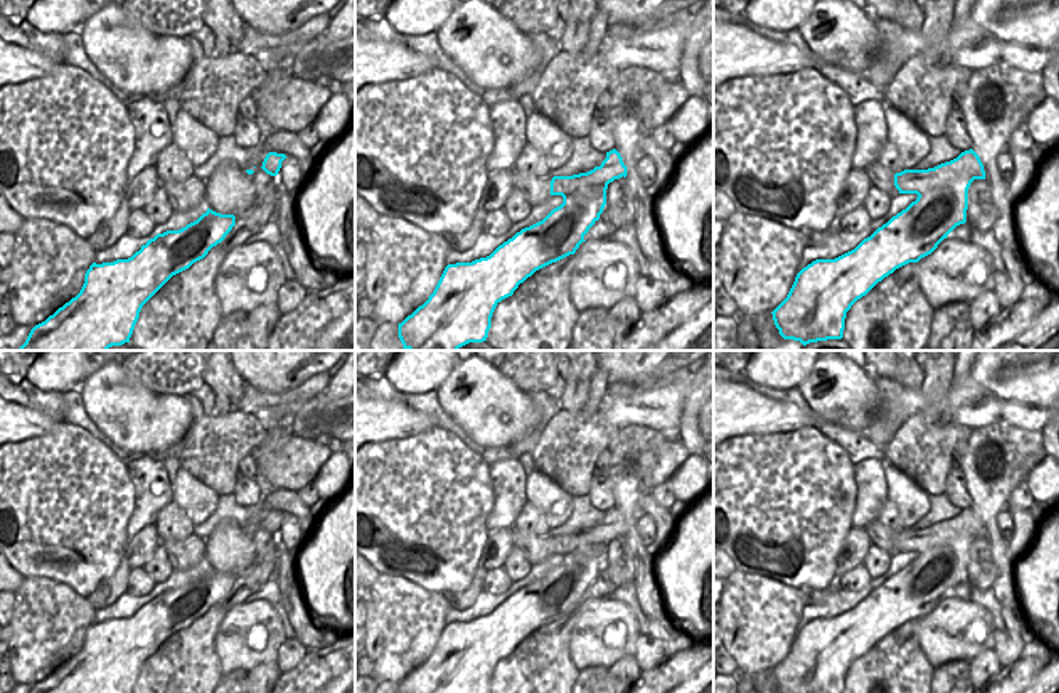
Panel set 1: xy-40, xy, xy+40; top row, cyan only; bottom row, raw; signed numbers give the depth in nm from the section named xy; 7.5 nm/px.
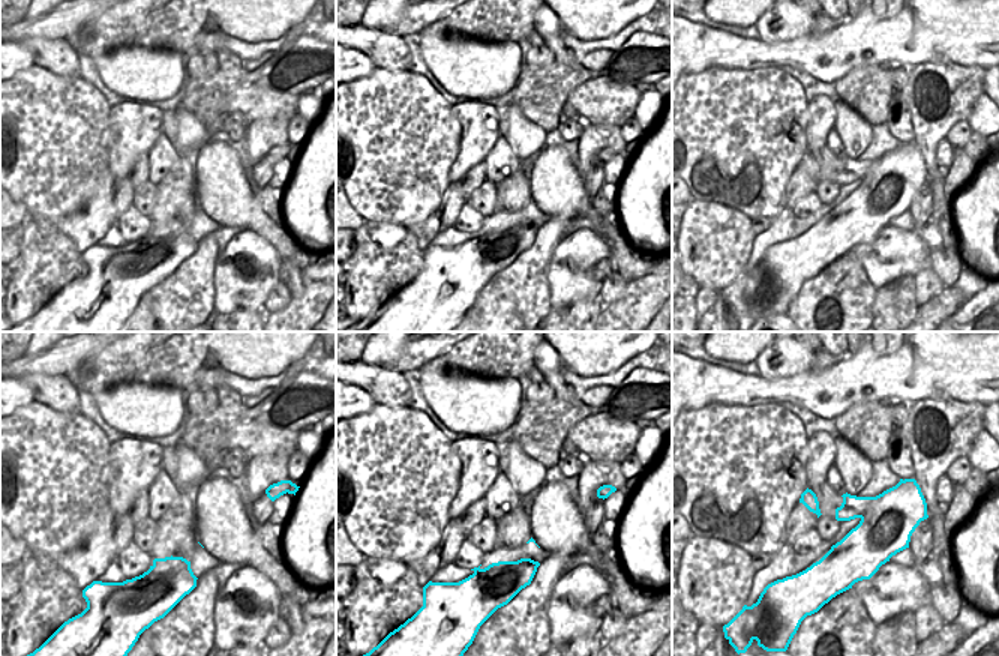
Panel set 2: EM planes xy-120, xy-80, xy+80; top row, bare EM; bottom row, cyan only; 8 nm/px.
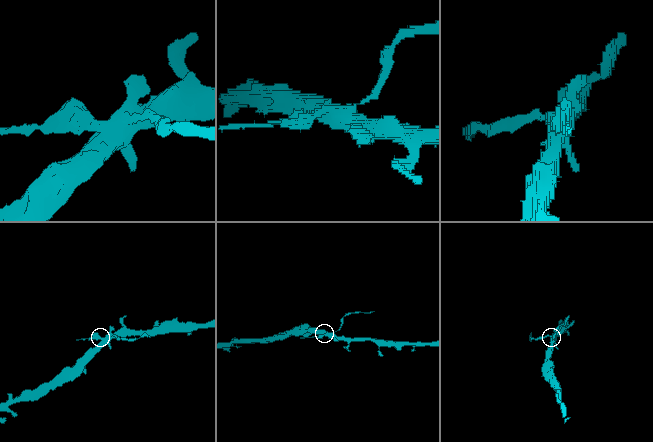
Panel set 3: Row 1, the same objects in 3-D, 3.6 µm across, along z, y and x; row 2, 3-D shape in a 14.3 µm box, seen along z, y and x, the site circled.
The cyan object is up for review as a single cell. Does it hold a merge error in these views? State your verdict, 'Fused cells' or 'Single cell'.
Fused cells.

